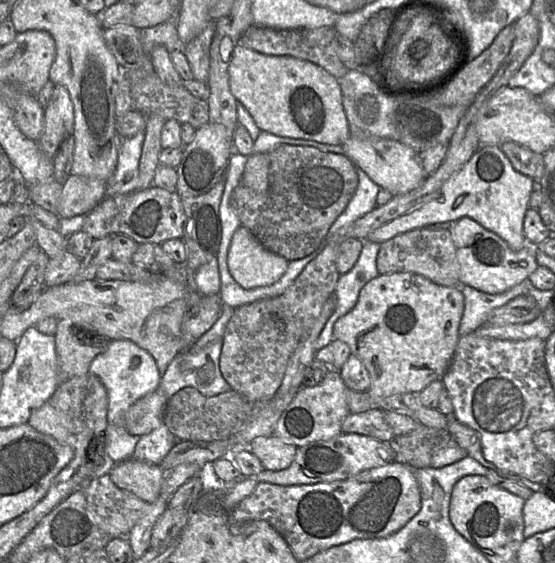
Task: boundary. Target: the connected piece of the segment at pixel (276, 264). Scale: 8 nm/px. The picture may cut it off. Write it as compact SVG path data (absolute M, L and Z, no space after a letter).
M243 225L233 234L227 262L233 279L246 290L274 284L288 267L285 258L266 249Z

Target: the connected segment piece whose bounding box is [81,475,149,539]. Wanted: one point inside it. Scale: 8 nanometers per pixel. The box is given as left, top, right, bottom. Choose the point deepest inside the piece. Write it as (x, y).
(115, 511)

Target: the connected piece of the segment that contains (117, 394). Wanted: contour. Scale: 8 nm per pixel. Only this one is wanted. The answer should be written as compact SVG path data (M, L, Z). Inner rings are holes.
M125 339L111 340L106 351L92 360L88 373L97 376L106 388L108 395L107 427L111 424L118 427L119 415L125 414L136 401L159 388L162 377L154 357L136 343Z

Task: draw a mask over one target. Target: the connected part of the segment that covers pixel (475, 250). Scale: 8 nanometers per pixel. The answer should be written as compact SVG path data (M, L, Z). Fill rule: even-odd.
M468 217L451 224L449 231L456 248L460 285L500 294L528 279L538 267L535 244L527 242L520 250L513 251L498 235Z

